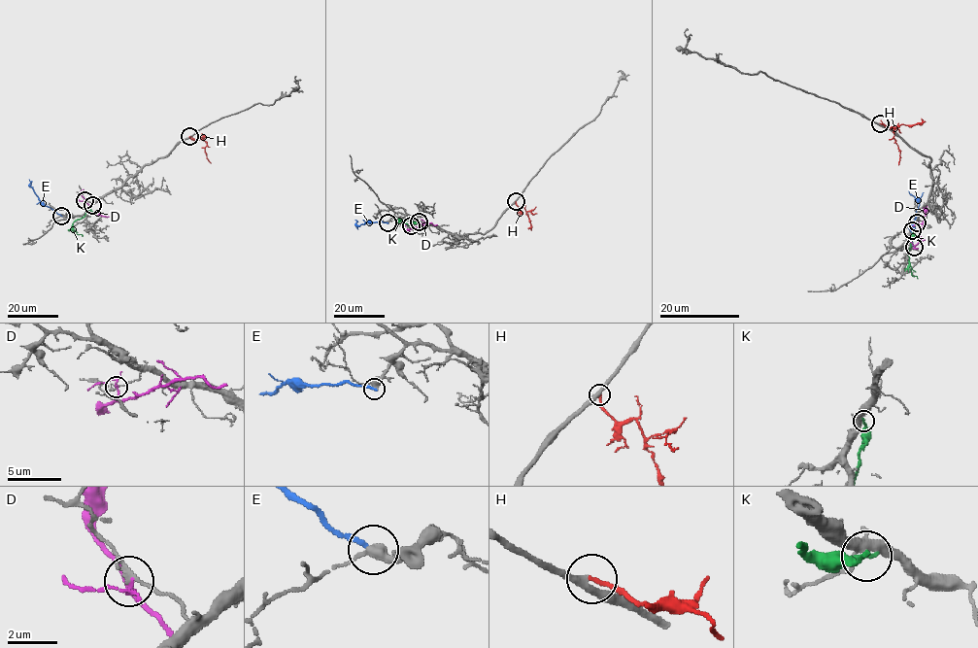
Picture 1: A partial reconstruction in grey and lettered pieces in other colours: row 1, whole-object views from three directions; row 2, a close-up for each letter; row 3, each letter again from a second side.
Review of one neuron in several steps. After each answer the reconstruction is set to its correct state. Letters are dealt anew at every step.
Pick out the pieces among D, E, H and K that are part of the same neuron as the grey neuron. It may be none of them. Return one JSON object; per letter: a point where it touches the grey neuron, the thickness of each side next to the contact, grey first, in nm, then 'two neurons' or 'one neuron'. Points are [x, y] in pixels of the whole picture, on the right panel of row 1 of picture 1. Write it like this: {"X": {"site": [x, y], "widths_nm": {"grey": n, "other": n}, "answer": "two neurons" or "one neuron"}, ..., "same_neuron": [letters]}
{"D": {"site": [917, 222], "widths_nm": {"grey": 100, "other": 90}, "answer": "two neurons"}, "E": {"site": [914, 247], "widths_nm": {"grey": 340, "other": 200}, "answer": "two neurons"}, "H": {"site": [880, 123], "widths_nm": {"grey": 240, "other": 160}, "answer": "one neuron"}, "K": {"site": [912, 230], "widths_nm": {"grey": 360, "other": 200}, "answer": "two neurons"}, "same_neuron": ["H"]}

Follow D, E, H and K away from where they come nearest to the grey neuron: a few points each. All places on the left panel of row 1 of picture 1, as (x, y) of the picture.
D: (85, 200), (91, 212), (111, 217)
E: (61, 216), (41, 202), (29, 180)
H: (189, 136), (207, 143), (206, 153), (211, 163)
K: (92, 205), (84, 216), (73, 223), (76, 233), (83, 236)

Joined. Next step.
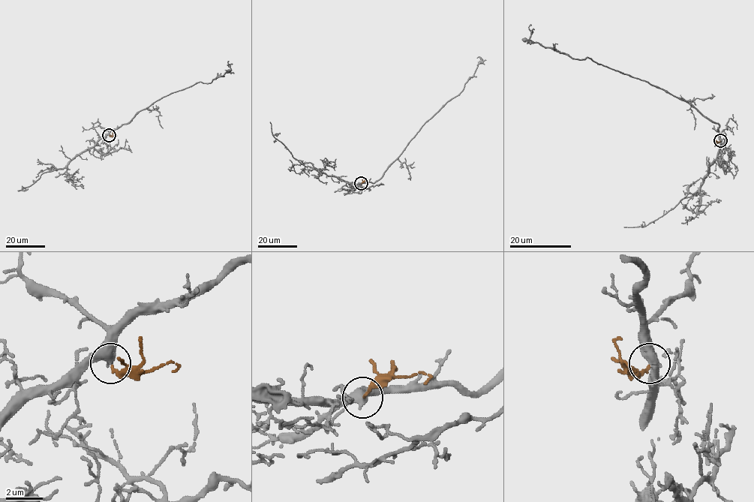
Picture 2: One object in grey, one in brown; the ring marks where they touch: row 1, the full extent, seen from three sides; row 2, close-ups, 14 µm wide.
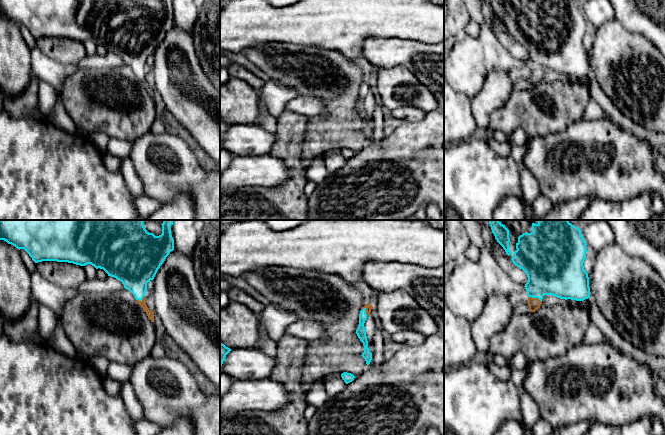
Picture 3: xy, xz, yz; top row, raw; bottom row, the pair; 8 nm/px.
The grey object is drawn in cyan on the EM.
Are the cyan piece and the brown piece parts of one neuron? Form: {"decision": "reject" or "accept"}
{"decision": "accept"}

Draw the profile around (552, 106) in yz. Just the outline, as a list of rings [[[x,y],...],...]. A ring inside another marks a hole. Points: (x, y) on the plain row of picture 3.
[[[528,73],[513,85],[511,95],[504,106],[497,109],[490,118],[488,129],[501,131],[509,134],[517,129],[522,129],[527,138],[559,132],[566,129],[570,124],[583,120],[588,105],[593,101],[589,81],[596,79],[593,73],[583,76],[584,83],[578,83],[577,77],[573,76],[570,81],[541,80],[535,87],[531,88],[528,82]]]

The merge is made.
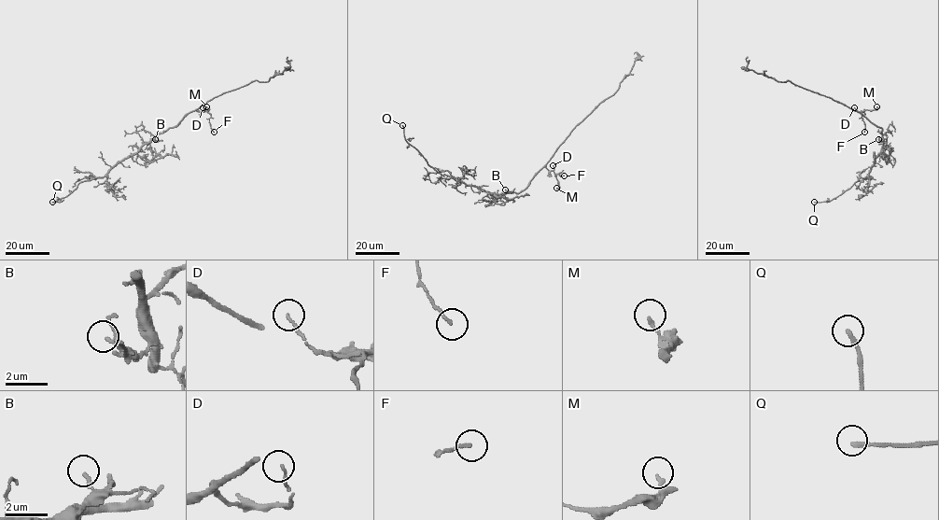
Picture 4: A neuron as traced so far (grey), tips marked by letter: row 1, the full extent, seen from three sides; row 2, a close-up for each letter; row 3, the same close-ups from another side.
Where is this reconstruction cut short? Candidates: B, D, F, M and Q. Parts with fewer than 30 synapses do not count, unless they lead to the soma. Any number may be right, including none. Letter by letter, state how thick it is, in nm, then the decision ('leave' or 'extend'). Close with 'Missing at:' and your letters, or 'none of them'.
B: 140 nm | leave
D: 110 nm | leave
F: 120 nm | leave
M: 170 nm | leave
Q: 200 nm | extend
Missing at: Q

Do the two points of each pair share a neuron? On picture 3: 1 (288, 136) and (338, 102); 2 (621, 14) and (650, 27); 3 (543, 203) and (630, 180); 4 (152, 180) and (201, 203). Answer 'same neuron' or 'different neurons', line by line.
1: different neurons
2: same neuron
3: different neurons
4: same neuron

